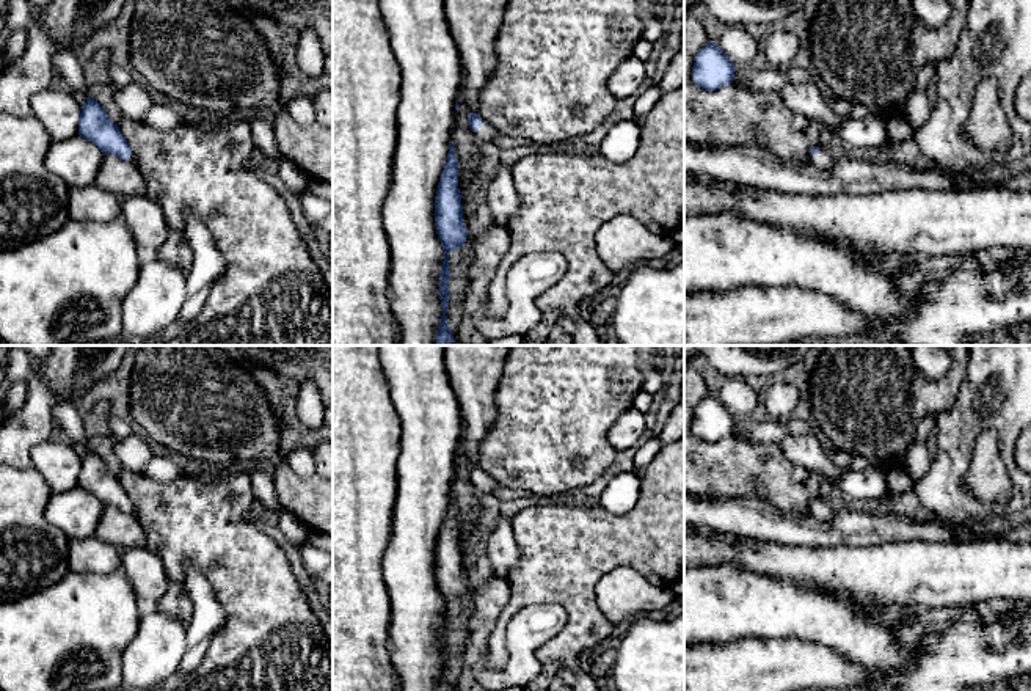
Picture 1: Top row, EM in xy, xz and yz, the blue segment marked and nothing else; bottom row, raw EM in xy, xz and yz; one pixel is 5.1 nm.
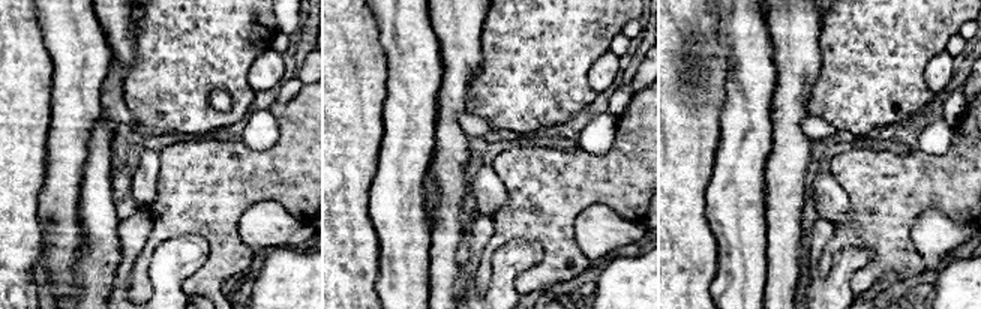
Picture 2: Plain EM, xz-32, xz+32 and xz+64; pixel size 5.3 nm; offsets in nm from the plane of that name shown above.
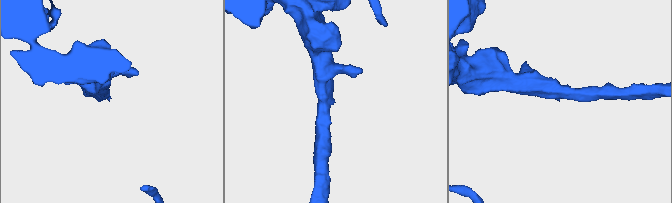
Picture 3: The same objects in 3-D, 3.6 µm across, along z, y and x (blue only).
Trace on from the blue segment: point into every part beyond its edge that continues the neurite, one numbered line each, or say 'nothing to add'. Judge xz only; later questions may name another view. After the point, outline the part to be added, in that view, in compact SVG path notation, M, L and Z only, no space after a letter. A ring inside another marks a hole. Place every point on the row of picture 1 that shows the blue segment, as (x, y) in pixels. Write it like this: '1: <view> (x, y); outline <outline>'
1: xz (487, 132); outline M482 119L482 127L474 132L479 140L491 141L499 137L501 133L488 122Z

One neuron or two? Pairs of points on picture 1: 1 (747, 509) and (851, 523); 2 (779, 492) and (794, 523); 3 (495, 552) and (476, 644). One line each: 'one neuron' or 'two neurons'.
1: one neuron
2: two neurons
3: two neurons

